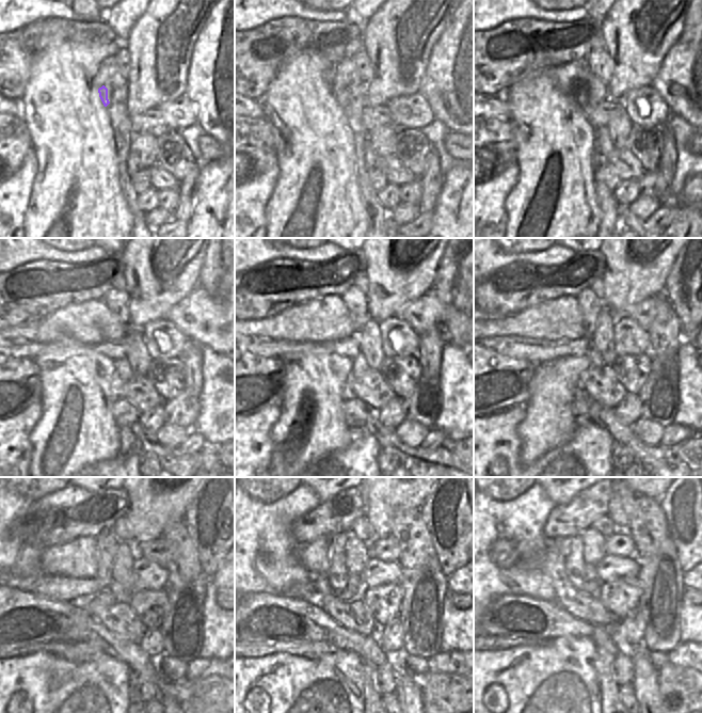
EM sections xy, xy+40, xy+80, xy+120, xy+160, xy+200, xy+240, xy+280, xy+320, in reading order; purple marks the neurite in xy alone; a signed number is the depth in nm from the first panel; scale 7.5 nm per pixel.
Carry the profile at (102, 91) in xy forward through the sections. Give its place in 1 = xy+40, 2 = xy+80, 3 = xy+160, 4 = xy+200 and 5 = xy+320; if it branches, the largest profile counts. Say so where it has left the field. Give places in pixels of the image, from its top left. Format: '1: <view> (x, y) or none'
1: xy+40 (339, 93)
2: xy+80 (565, 77)
3: xy+160 (326, 319)
4: xy+200 (560, 318)
5: xy+320 (562, 541)

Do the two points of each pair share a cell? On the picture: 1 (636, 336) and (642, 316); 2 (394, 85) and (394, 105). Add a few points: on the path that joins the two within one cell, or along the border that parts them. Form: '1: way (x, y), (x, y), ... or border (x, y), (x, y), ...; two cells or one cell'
1: border (618, 315), (631, 317), (647, 331); two cells
2: border (418, 91), (409, 95), (397, 95), (386, 104); two cells

